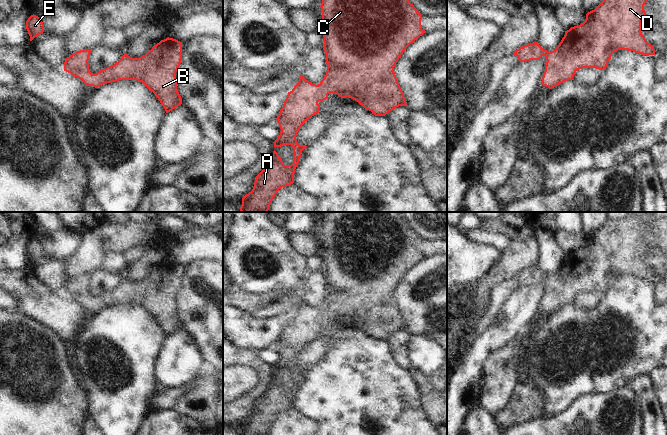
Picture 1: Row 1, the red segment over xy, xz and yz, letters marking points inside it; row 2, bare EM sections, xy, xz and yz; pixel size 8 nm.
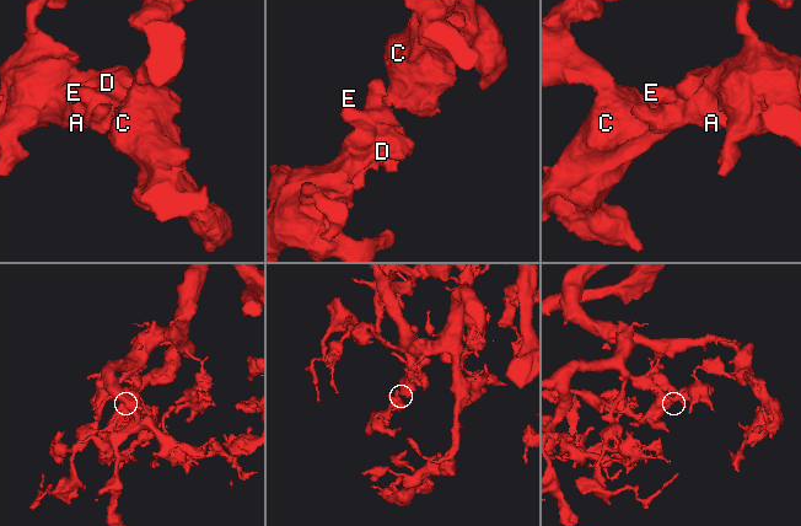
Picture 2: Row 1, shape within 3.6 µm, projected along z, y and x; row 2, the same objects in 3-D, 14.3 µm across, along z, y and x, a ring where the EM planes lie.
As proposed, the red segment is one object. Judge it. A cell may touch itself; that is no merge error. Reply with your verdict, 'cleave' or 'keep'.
keep

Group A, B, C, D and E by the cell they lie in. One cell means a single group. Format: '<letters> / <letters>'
A B C D E

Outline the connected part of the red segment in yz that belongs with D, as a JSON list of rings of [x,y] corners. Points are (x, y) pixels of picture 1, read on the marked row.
[[[603,0],[594,10],[586,14],[583,23],[565,31],[564,37],[553,51],[548,52],[537,42],[534,42],[520,47],[513,55],[520,62],[539,60],[545,56],[547,62],[541,84],[549,89],[572,80],[579,69],[604,70],[611,55],[621,49],[642,55],[655,55],[654,47],[646,41],[641,32],[641,22],[646,16],[644,10],[646,2],[647,0]]]

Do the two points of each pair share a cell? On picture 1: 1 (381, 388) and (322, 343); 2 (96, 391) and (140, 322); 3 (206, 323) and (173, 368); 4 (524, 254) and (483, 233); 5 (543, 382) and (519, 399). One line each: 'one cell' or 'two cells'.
1: two cells
2: one cell
3: two cells
4: two cells
5: two cells

